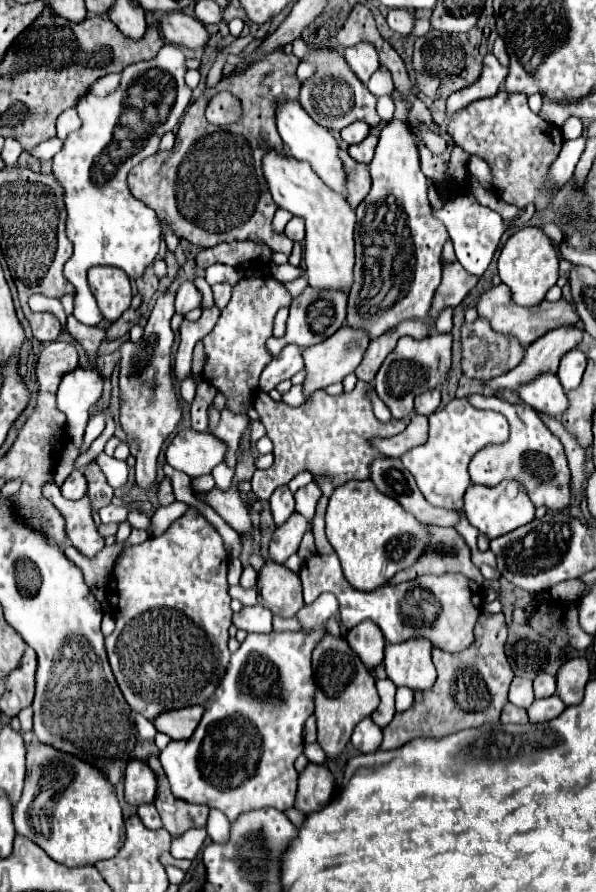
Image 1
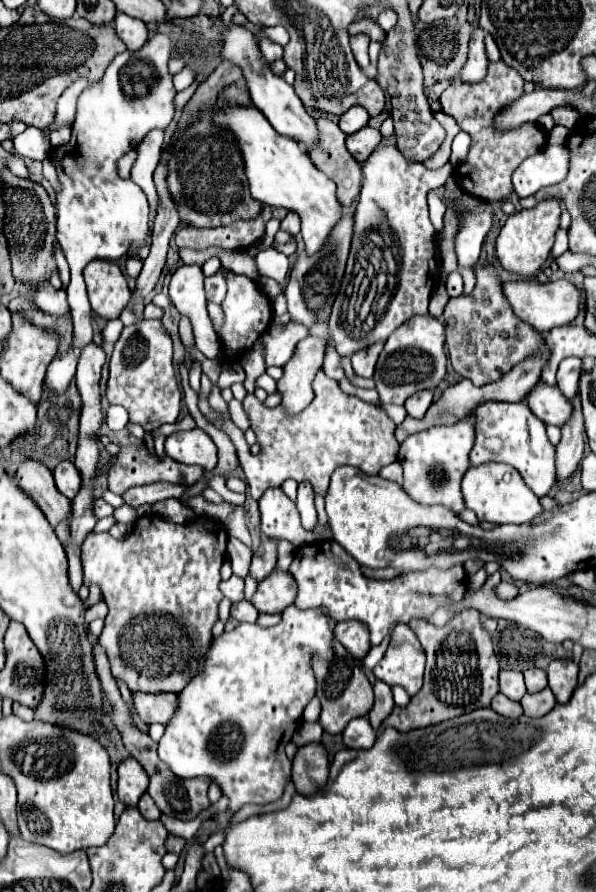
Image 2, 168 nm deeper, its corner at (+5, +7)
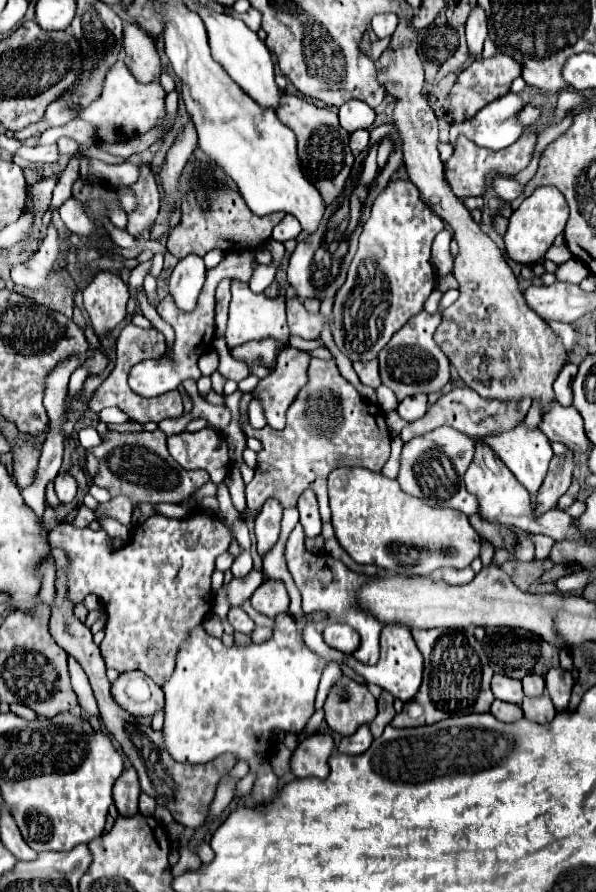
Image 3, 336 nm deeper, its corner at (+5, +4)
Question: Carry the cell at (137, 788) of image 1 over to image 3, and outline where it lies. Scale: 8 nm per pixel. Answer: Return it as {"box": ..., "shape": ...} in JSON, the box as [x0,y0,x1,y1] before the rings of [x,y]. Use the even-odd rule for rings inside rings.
{"box":[113,768,141,818],"shape":[[[127,768],[113,786],[113,800],[115,800],[119,816],[129,818],[139,812],[137,810],[139,794],[141,794],[141,788],[139,788],[139,780],[137,780],[137,772],[133,768]]]}

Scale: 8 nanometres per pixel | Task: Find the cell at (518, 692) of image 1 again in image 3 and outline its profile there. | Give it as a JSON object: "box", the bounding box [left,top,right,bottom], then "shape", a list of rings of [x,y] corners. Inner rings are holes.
{"box":[491,674,523,704],"shape":[[[497,674],[491,680],[491,690],[493,690],[493,694],[495,694],[497,700],[513,702],[513,704],[521,704],[523,702],[521,682],[515,680],[515,678],[507,678],[503,674]]]}

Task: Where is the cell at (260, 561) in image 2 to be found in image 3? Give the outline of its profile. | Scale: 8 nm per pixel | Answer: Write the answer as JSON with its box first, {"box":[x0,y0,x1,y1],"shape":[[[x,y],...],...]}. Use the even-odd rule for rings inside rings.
{"box":[225,570,263,608],"shape":[[[251,570],[251,574],[247,574],[245,578],[233,578],[225,590],[227,590],[227,600],[231,604],[231,608],[241,606],[247,598],[251,598],[251,594],[255,592],[255,588],[259,588],[259,584],[263,582],[263,574],[257,570]]]}

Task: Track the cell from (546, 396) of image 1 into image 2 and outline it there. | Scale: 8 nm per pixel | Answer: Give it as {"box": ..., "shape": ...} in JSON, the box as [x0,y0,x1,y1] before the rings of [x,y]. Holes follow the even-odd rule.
{"box":[525,381,571,425],"shape":[[[539,381],[525,401],[529,409],[547,425],[563,425],[571,417],[571,403],[565,395],[561,395],[559,387],[549,387]]]}

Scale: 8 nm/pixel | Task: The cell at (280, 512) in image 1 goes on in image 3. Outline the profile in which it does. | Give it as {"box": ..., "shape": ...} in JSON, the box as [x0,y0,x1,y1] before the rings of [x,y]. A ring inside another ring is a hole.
{"box":[255,498,283,558],"shape":[[[269,498],[261,514],[255,518],[255,536],[257,536],[257,552],[263,558],[277,542],[279,538],[279,528],[281,528],[281,514],[283,508],[275,498]]]}

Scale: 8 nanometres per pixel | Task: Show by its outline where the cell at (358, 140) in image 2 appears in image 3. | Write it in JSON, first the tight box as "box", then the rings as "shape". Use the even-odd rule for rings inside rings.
{"box":[349,130,369,156],"shape":[[[357,130],[357,132],[351,134],[349,146],[351,146],[351,152],[353,152],[355,156],[357,156],[367,144],[369,144],[369,130]]]}

